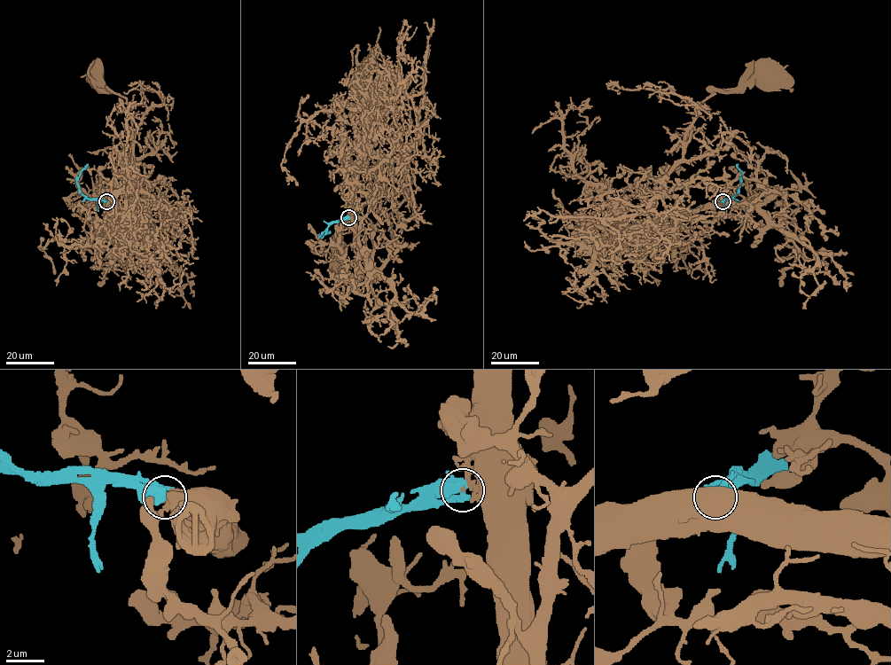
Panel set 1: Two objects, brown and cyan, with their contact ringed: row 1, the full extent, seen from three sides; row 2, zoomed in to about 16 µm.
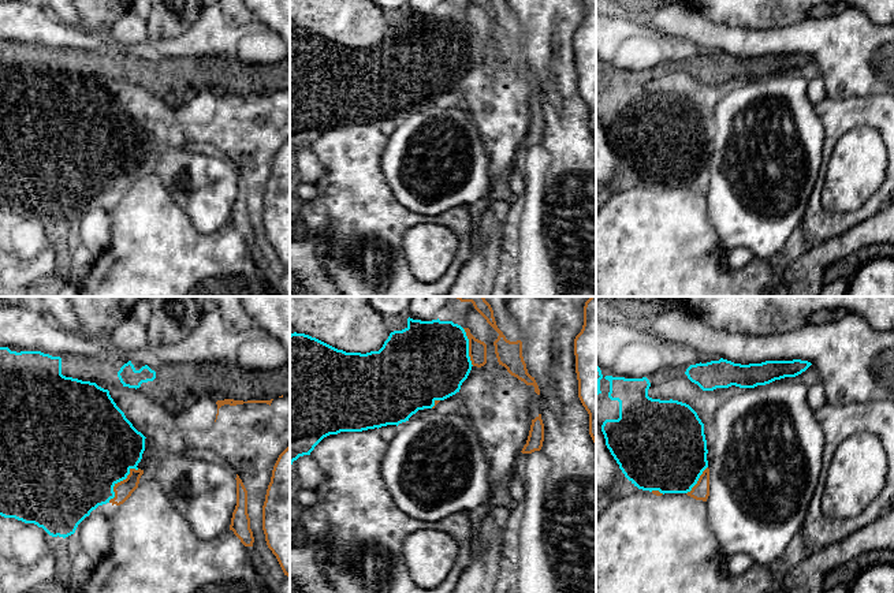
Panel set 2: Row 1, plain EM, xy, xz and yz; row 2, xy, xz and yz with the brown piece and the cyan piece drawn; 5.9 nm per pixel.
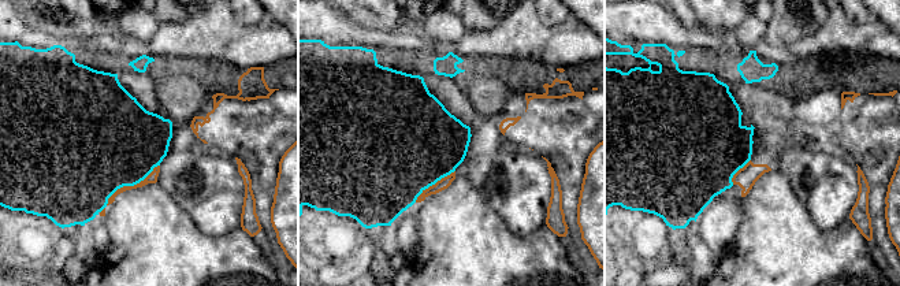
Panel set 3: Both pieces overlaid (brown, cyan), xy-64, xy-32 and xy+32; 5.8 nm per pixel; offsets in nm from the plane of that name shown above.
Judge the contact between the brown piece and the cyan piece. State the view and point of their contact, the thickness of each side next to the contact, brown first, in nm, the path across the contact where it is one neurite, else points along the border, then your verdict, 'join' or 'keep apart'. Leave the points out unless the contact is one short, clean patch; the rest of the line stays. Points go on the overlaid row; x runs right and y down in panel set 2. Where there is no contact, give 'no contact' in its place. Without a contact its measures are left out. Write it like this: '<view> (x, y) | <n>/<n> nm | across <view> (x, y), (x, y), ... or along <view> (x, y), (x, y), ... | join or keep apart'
xy (120, 481) | 110/480 nm | keep apart

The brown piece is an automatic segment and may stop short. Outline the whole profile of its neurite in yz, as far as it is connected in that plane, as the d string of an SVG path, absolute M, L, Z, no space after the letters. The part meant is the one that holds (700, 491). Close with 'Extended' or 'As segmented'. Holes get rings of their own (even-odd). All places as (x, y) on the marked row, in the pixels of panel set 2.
M707 467L703 474L700 475L697 484L692 488L690 492L686 493L688 496L707 501L709 496L709 469Z. As segmented

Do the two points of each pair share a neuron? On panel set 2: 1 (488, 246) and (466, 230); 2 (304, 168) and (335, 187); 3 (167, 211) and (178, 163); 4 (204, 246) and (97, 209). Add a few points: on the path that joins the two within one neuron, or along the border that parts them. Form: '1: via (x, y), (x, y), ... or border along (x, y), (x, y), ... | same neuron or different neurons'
1: border along (476, 216), (476, 246), (464, 267) | different neurons
2: border along (309, 149), (324, 168), (324, 174), (315, 183) | different neurons
3: border along (155, 174), (190, 220) | different neurons
4: border along (112, 200), (110, 204), (108, 246) | different neurons

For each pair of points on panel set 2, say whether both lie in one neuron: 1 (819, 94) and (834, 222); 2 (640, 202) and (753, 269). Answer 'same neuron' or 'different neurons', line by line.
1: different neurons
2: same neuron

